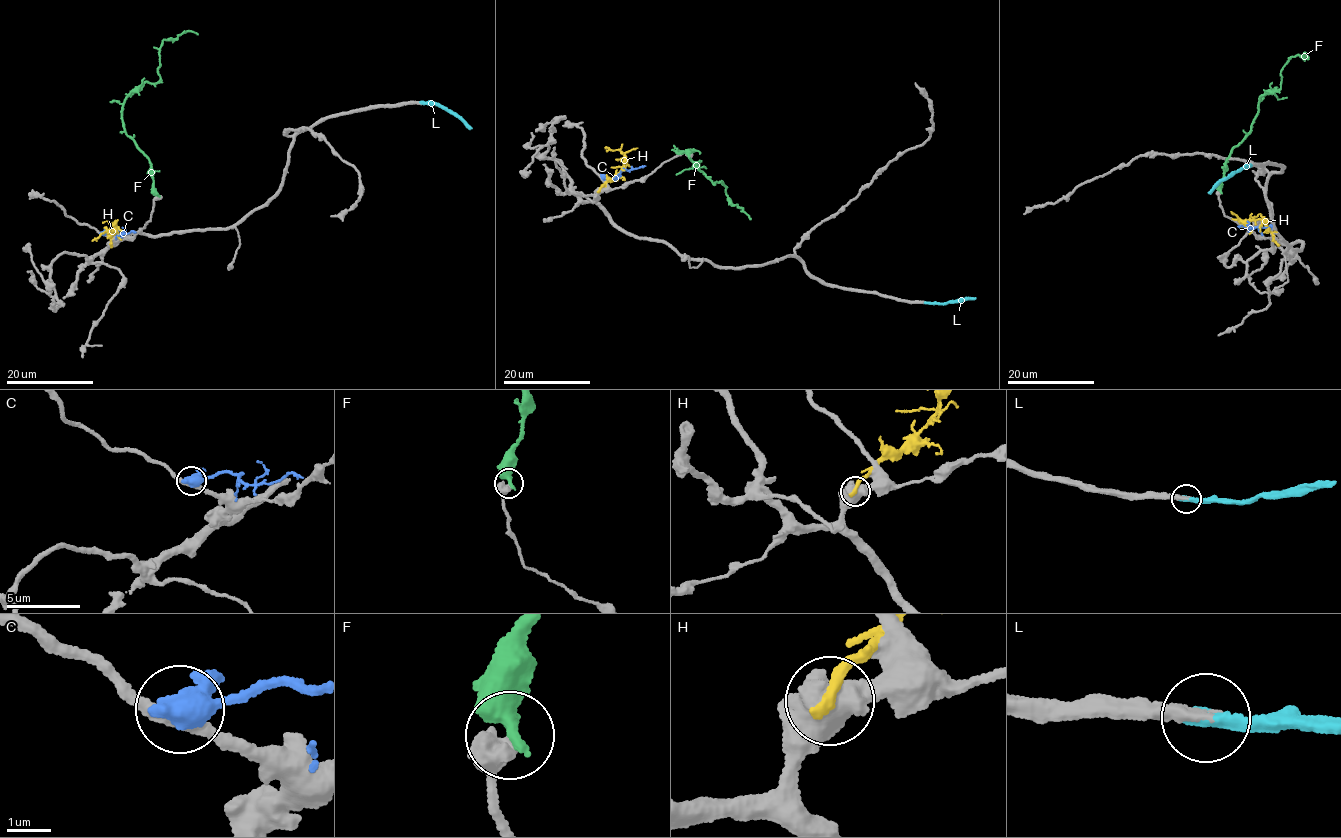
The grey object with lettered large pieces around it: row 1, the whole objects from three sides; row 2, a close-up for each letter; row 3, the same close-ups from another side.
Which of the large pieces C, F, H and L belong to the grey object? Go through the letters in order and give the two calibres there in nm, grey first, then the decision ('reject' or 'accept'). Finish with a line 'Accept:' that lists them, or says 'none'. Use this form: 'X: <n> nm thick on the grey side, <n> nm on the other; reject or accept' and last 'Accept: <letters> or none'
C: 280 nm thick on the grey side, 750 nm on the other; reject
F: 750 nm thick on the grey side, 500 nm on the other; reject
H: 600 nm thick on the grey side, 280 nm on the other; reject
L: 320 nm thick on the grey side, 440 nm on the other; accept
Accept: L

